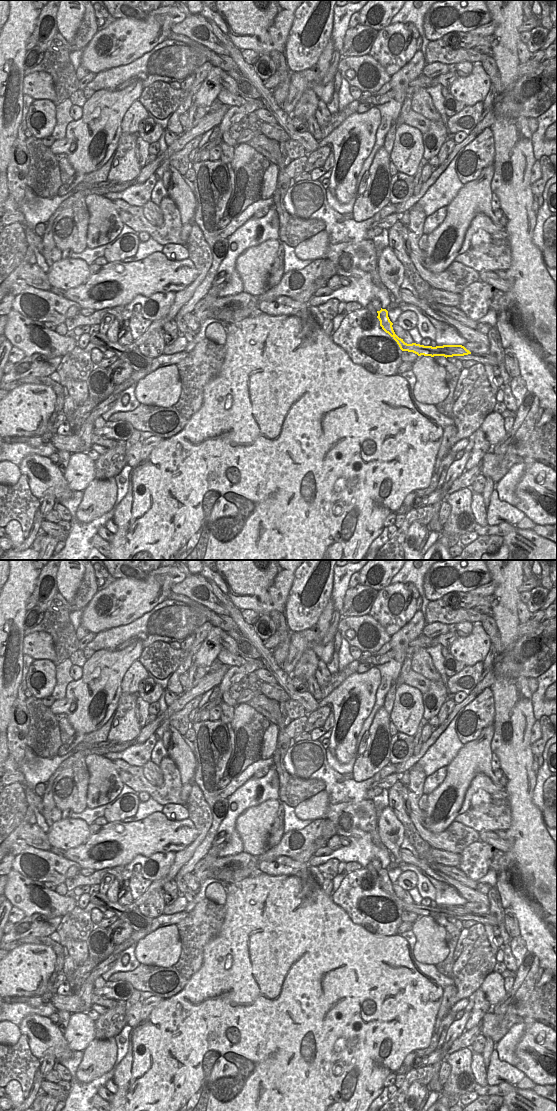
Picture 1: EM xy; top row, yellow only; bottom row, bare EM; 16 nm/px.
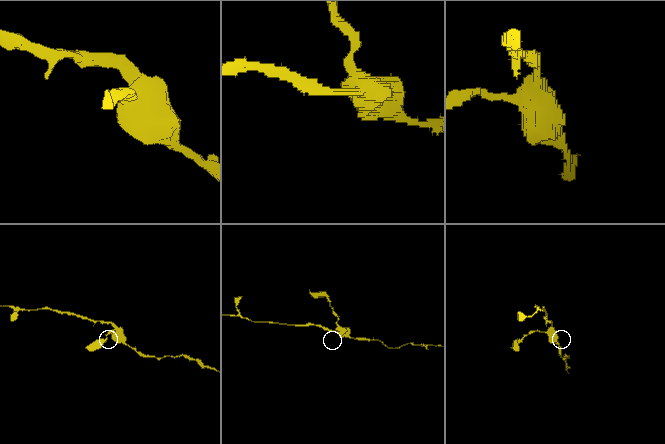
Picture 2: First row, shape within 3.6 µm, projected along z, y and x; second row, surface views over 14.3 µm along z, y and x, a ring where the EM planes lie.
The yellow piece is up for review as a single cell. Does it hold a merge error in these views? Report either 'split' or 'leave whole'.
leave whole

